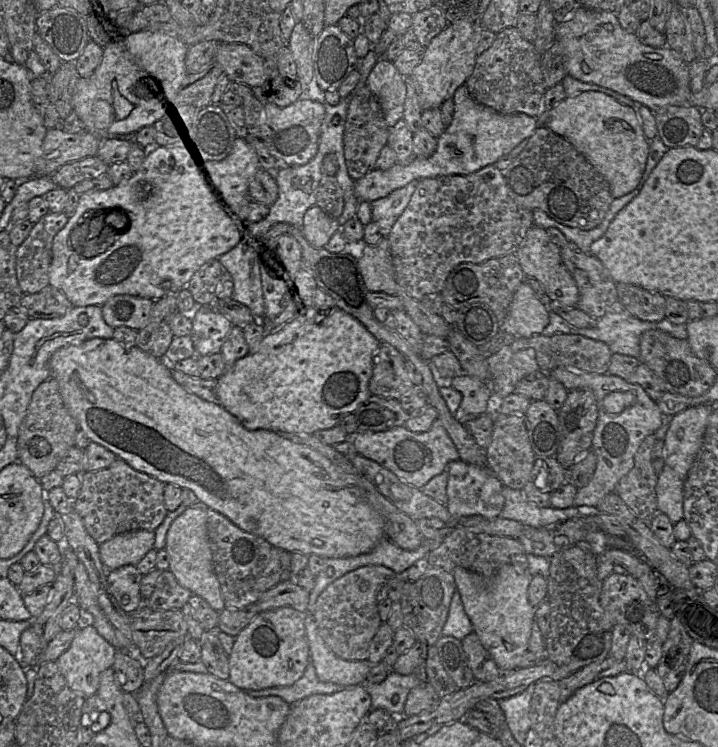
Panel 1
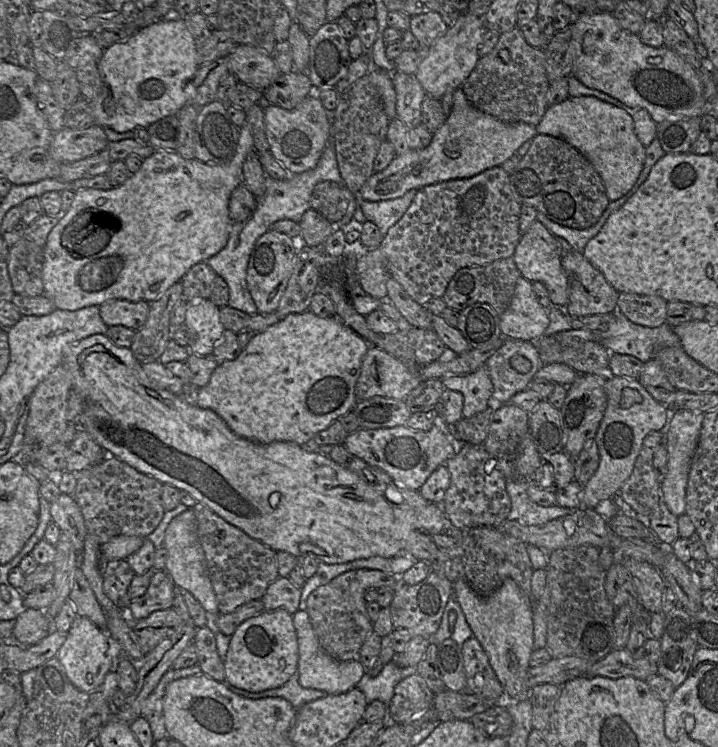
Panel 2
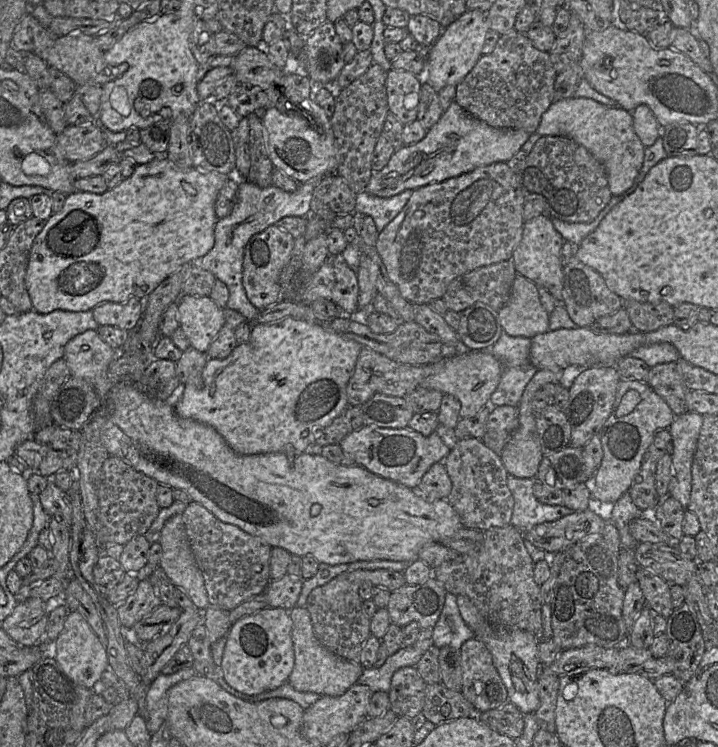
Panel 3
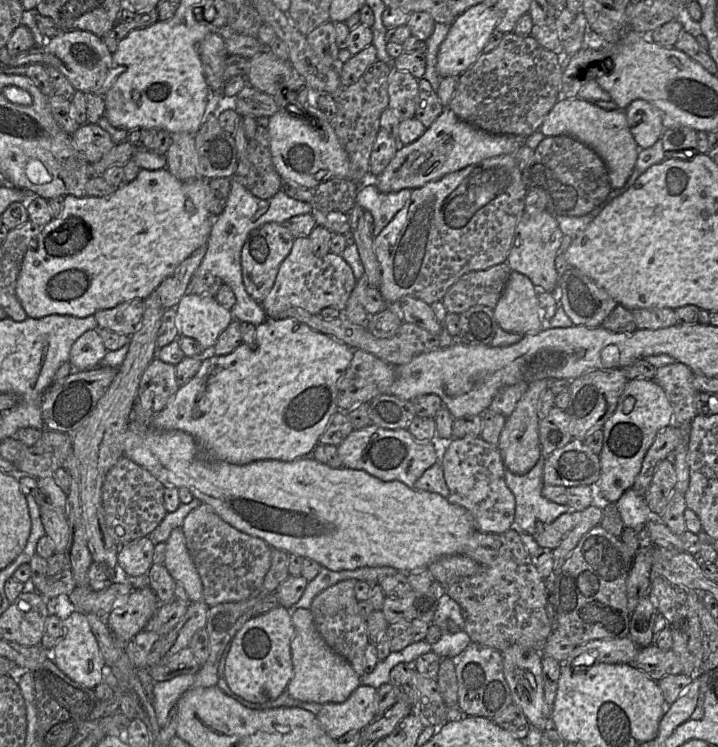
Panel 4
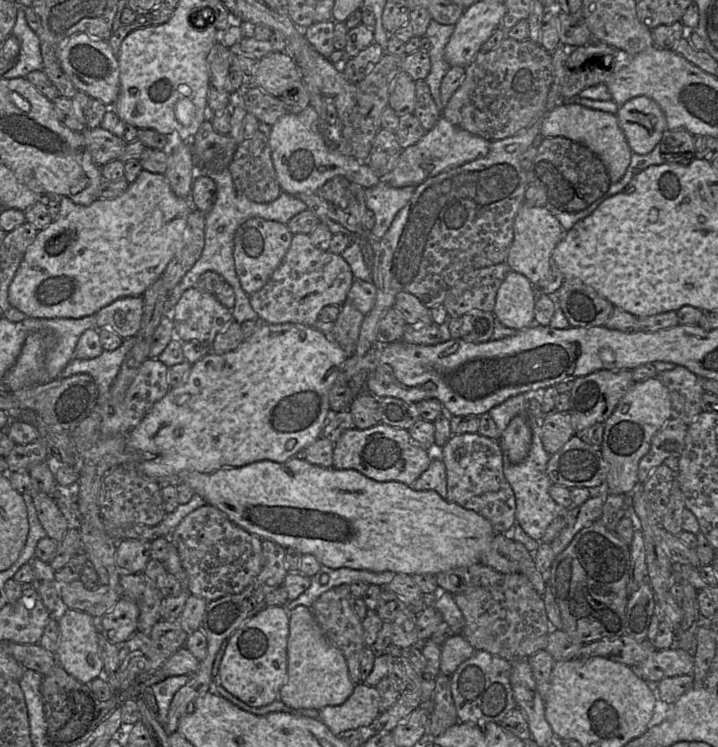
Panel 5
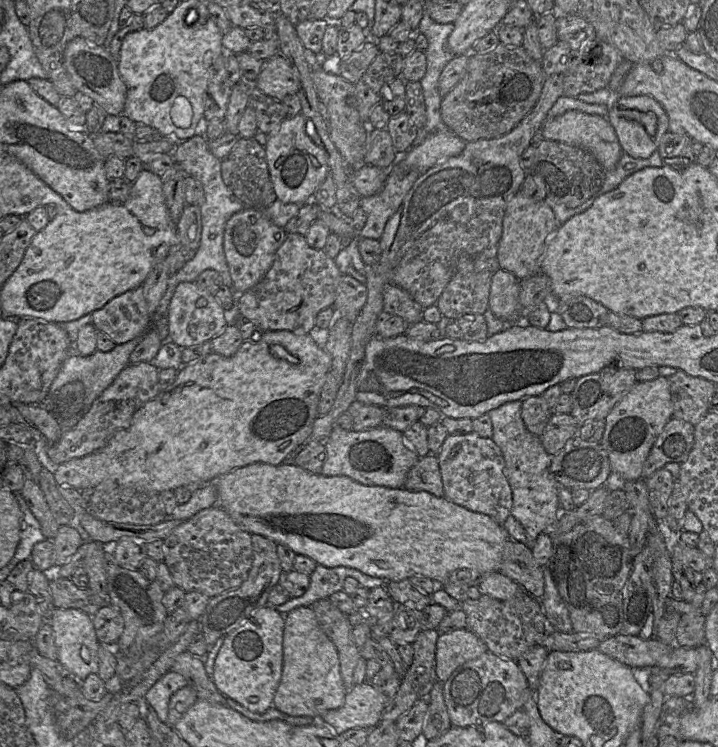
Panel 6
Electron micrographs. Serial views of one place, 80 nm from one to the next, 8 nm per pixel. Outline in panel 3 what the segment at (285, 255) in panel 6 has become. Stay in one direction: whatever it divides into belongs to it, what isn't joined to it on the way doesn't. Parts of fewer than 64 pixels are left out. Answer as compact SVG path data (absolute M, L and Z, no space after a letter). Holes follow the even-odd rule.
M303 236L294 239L290 261L281 271L279 285L282 292L282 301L310 306L313 301L326 298L335 303L341 311L349 314L357 312L359 288L356 273L350 269L341 254L329 254L316 272L305 272L302 269L302 252L305 244L306 240Z

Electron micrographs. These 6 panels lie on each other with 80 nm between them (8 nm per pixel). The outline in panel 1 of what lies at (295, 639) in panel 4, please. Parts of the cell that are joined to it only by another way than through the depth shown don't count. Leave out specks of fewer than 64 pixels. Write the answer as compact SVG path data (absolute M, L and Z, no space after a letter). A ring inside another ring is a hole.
M306 613L304 623L310 661L320 681L331 682L342 687L358 685L366 681L370 668L367 660L344 660L336 656L320 636L313 614Z

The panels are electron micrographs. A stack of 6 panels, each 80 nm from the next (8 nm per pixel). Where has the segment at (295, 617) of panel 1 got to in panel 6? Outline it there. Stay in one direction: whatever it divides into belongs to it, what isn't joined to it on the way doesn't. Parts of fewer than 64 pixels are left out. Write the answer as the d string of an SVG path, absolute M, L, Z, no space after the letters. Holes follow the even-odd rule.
M266 605L256 609L238 628L226 635L214 665L213 681L226 697L254 713L274 707L284 663L285 615Z

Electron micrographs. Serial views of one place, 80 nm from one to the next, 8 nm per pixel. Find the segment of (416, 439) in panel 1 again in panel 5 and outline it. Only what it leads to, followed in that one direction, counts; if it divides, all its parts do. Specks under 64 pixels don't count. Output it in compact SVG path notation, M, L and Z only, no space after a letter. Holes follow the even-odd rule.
M378 423L367 429L345 430L334 443L332 467L353 469L377 482L397 481L411 486L431 461L428 450L414 443L408 430Z

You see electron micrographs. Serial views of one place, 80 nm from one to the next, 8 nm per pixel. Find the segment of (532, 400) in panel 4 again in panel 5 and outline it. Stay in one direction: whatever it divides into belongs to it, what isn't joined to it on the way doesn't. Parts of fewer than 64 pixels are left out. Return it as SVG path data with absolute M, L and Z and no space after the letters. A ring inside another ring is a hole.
M526 414L511 419L502 432L499 443L503 453L513 464L521 463L528 455L532 440L532 431Z

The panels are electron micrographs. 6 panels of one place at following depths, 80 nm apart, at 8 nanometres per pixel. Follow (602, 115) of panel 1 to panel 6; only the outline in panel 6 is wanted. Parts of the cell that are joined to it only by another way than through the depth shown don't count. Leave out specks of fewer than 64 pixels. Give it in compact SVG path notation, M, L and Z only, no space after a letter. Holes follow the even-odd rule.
M569 110L551 121L545 121L542 127L542 137L589 151L605 171L614 170L623 154L615 130L607 118L577 110Z

